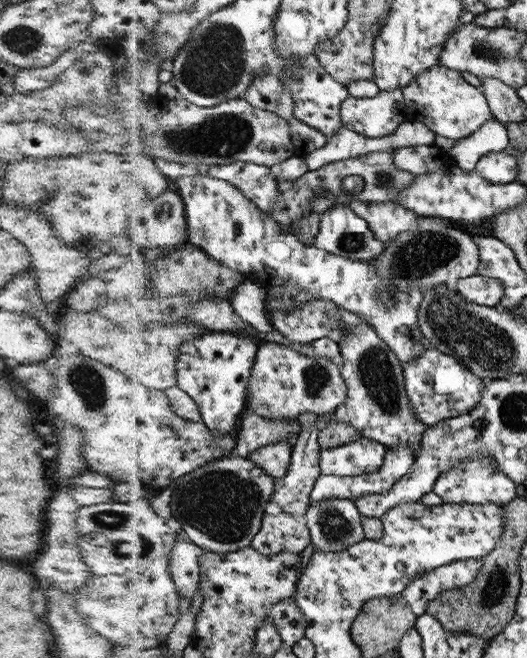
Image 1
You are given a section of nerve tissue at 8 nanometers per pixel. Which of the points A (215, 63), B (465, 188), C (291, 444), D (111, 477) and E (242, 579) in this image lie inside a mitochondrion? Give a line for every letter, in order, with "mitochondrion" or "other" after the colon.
A: mitochondrion
B: other
C: other
D: other
E: other

